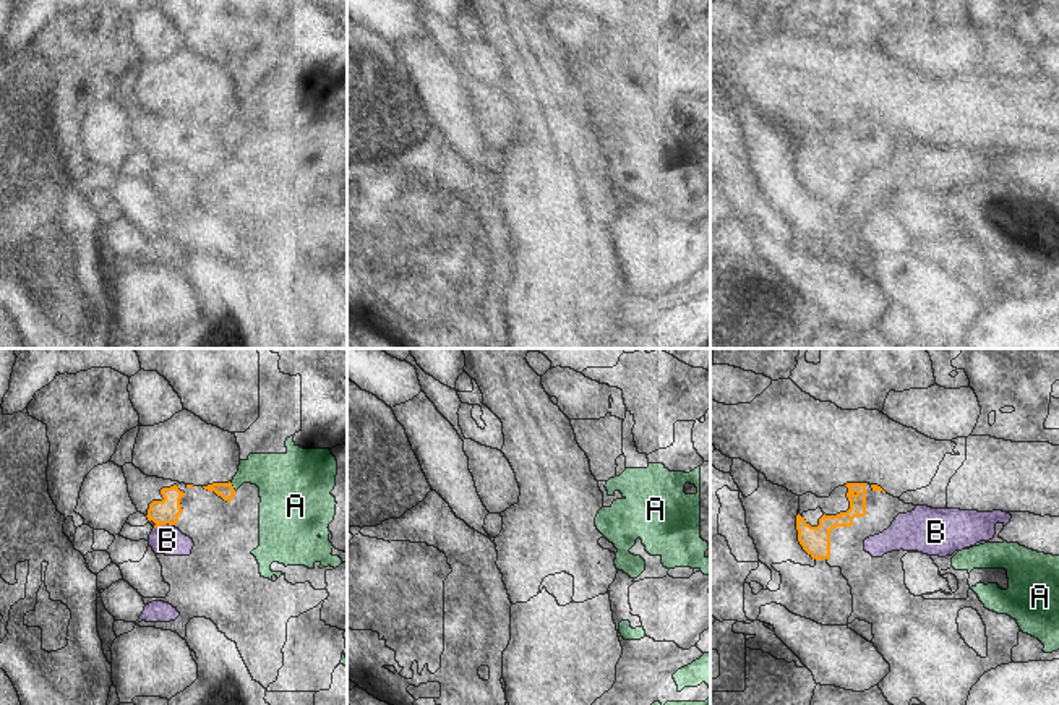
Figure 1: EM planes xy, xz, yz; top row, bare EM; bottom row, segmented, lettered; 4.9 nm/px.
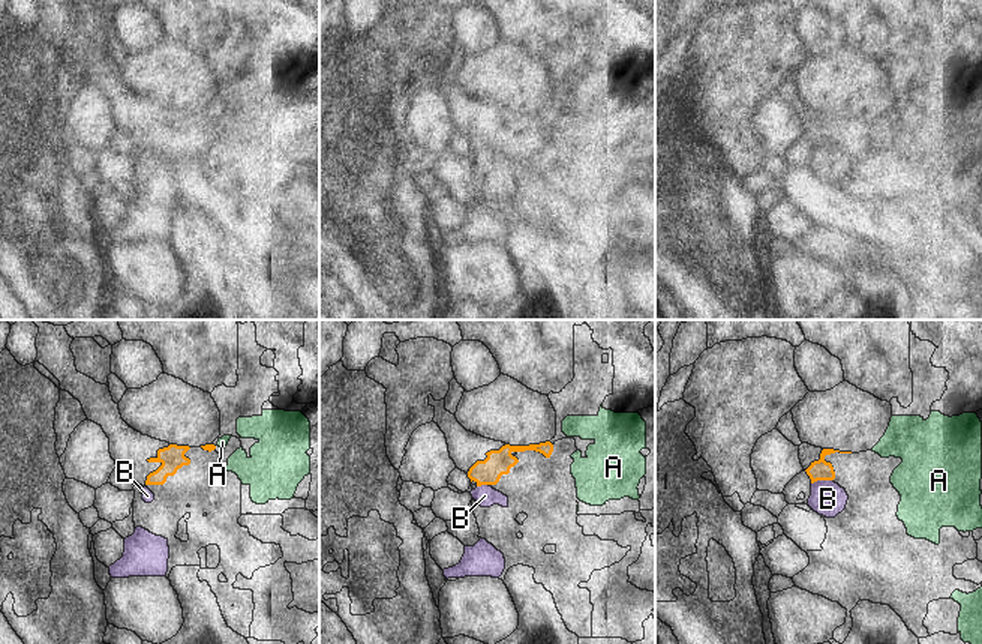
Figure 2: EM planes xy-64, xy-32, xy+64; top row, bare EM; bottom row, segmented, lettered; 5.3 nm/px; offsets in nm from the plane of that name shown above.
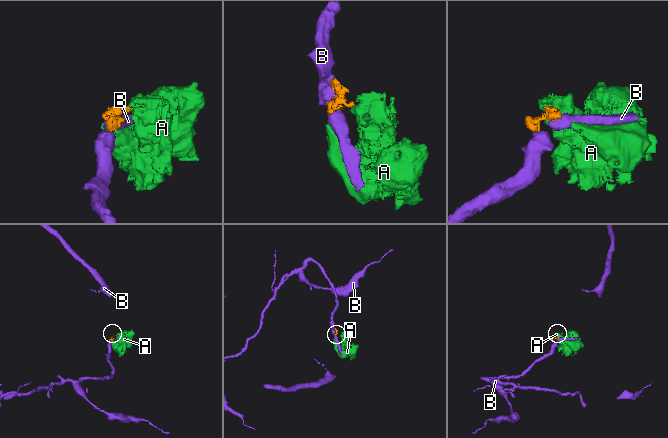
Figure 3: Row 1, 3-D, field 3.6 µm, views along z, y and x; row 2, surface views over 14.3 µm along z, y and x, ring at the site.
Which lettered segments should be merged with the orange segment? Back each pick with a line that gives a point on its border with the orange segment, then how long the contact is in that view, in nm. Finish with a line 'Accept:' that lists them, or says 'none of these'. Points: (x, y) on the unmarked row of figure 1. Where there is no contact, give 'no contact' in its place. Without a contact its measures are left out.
Accept: none of these

